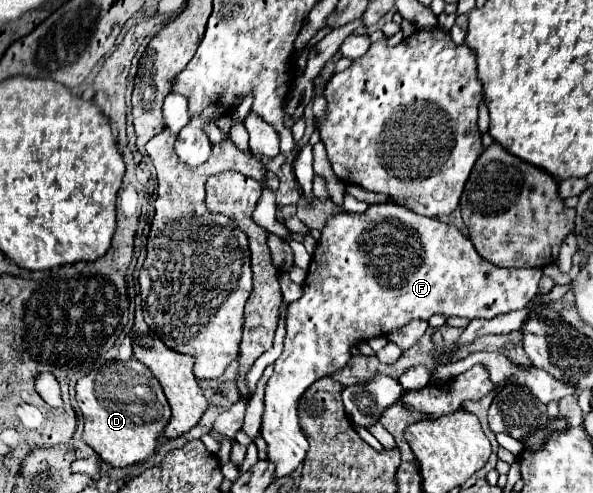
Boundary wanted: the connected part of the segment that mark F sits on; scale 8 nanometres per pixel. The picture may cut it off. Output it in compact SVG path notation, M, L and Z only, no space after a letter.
M396 203L370 205L366 213L354 215L348 211L334 213L312 255L308 277L304 281L304 293L298 301L288 305L286 315L286 339L284 351L274 363L274 373L266 383L264 415L262 415L262 437L268 443L268 459L276 465L276 477L290 475L306 457L308 441L300 429L300 399L306 389L334 371L346 367L352 357L352 347L372 339L386 337L412 319L428 321L432 315L444 317L466 317L466 319L492 319L500 313L524 309L530 299L538 293L538 281L542 271L536 267L528 269L500 269L484 261L472 241L464 237L458 227L446 225L434 217L416 215L408 207Z

